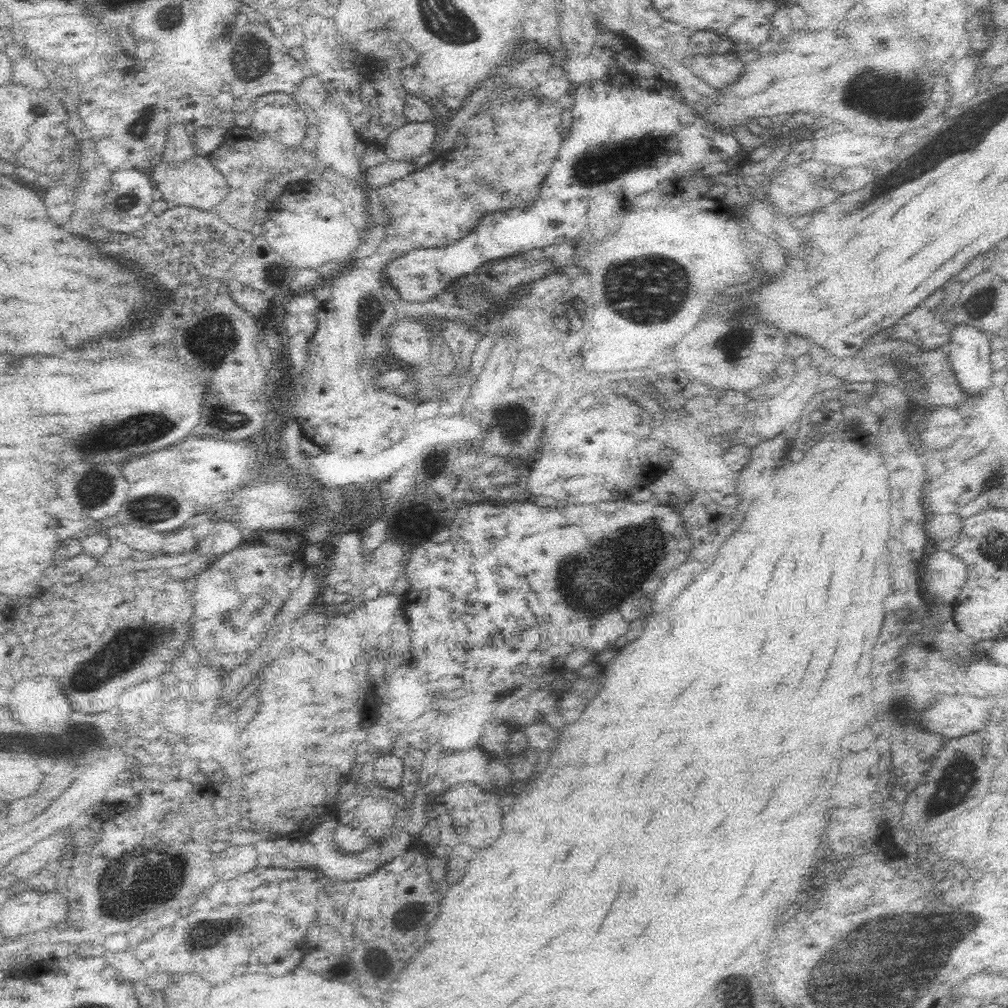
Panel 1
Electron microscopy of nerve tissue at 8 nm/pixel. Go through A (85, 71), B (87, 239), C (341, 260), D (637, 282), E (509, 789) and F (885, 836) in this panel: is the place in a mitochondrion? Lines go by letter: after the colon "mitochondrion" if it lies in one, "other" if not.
A: other
B: other
C: other
D: mitochondrion
E: other
F: other

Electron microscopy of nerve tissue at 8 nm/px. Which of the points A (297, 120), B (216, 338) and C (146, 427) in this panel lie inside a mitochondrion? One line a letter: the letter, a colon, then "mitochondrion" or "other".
A: other
B: mitochondrion
C: mitochondrion

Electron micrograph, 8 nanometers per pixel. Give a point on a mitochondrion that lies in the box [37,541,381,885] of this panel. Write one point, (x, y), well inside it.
(123, 654)

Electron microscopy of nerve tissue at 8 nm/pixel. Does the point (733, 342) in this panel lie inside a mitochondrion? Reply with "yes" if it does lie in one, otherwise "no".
yes

